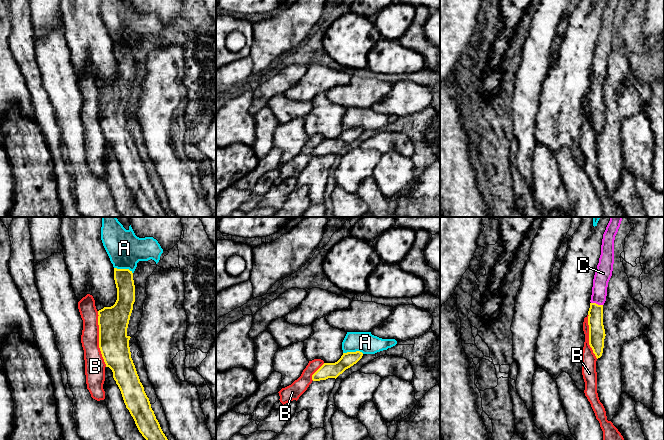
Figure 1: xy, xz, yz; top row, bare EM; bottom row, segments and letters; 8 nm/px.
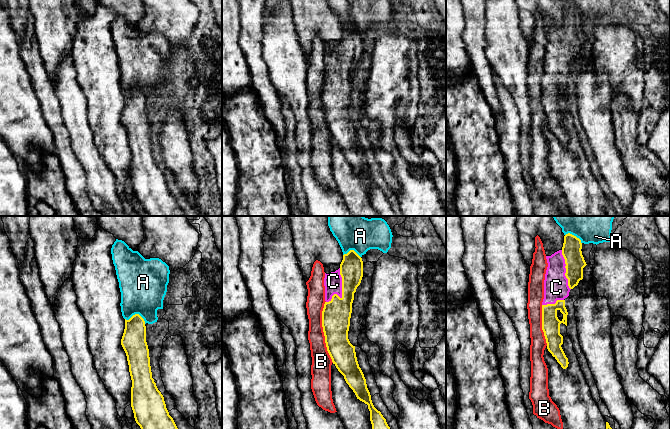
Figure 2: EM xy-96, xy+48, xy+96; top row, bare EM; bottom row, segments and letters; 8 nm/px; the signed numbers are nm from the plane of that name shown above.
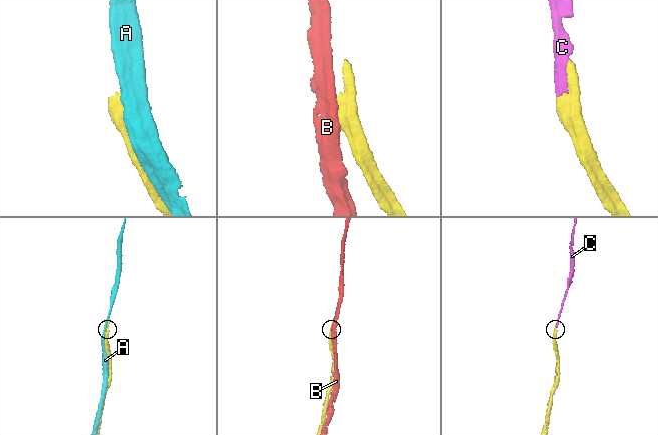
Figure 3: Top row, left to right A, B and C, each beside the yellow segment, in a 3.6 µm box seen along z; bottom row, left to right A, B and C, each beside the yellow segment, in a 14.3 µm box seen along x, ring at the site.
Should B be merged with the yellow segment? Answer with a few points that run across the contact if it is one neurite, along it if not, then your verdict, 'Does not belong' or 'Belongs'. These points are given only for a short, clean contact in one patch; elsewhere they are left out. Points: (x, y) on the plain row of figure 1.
Does not belong

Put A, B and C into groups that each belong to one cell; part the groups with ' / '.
A / B / C

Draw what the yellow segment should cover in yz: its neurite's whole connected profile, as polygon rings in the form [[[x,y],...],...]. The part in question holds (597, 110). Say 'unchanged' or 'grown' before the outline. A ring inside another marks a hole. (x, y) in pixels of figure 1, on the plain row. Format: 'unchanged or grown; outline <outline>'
grown; outline [[[608,0],[603,10],[601,31],[595,47],[588,87],[589,121],[596,134],[603,129],[605,105],[603,101],[603,81],[606,77],[608,58],[614,40],[614,16],[620,0]]]

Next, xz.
unchanged; outline [[[360,127],[343,129],[341,134],[335,139],[324,139],[313,151],[313,157],[337,154],[346,145],[356,140],[363,132]]]

